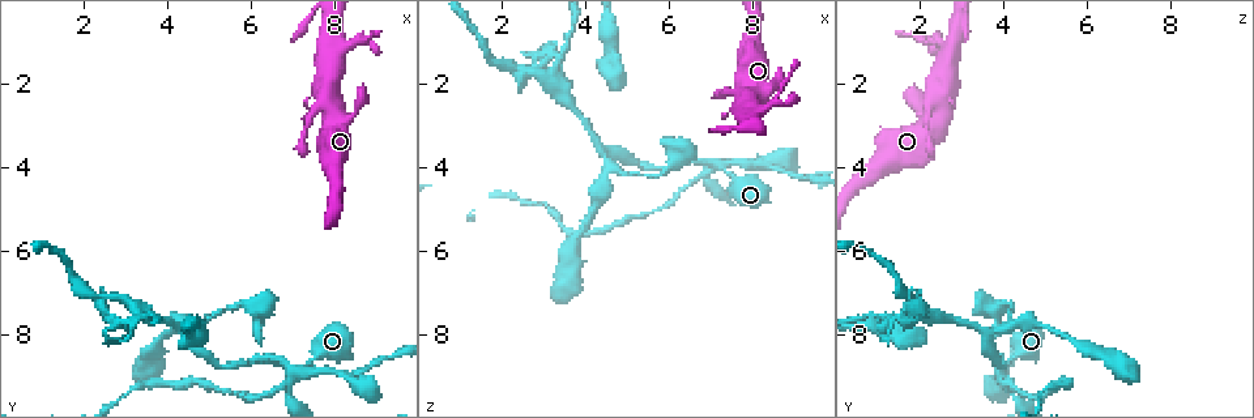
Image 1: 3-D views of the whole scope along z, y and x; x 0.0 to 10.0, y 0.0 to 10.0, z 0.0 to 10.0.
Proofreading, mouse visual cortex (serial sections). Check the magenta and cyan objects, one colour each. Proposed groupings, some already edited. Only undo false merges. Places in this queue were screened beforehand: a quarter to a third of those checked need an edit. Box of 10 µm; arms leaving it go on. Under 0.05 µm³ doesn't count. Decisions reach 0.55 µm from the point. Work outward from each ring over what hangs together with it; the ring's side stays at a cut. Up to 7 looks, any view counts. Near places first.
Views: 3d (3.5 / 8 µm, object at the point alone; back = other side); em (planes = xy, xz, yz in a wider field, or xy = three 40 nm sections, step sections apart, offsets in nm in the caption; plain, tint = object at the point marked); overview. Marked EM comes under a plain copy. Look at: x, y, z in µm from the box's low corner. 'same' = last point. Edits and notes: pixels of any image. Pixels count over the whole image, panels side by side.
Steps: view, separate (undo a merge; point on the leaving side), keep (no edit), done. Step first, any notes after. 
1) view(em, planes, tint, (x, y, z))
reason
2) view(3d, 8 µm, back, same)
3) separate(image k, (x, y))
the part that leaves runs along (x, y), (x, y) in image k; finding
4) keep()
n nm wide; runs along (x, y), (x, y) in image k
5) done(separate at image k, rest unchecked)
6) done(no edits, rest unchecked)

view(3d, 3.5 µm, (7.15, 8.90, 4.00))
looks like a crossing

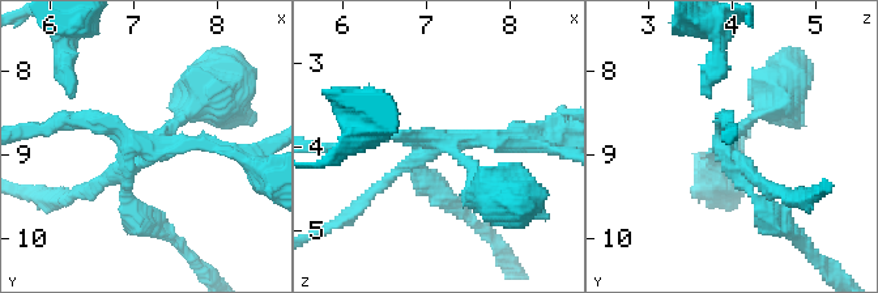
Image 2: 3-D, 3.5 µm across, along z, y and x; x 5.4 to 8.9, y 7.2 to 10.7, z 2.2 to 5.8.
view(em, xy, step 3, tint, (7.20, 8.85, 3.90))
need the tissue

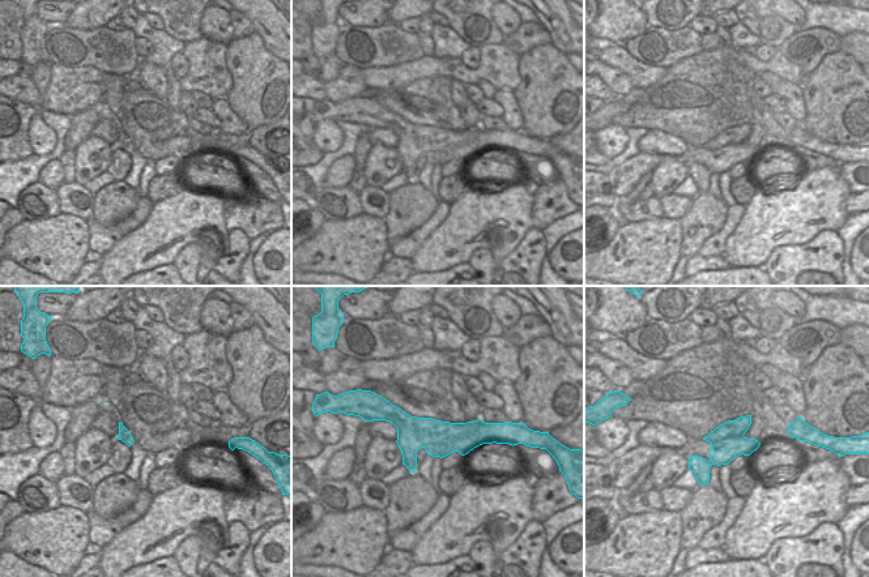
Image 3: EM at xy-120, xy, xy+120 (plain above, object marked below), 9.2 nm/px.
separate(image 2, (224, 149))
the part that leaves runs along (433, 151), (400, 168), (349, 219) in image 2; a second cell is stuck on

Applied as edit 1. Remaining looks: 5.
view(3d, 3.5 µm, (4.45, 7.95, 3.65))
four arms meet

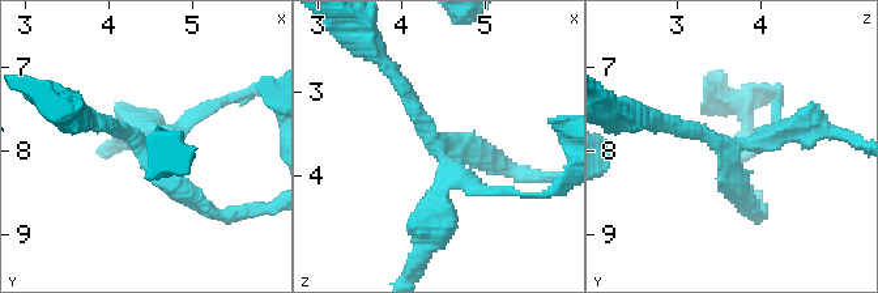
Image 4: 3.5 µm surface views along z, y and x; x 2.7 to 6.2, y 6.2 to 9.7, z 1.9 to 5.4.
view(em, xy, step 2, tint, (4.45, 8.00, 3.65))
shape alone is not enough

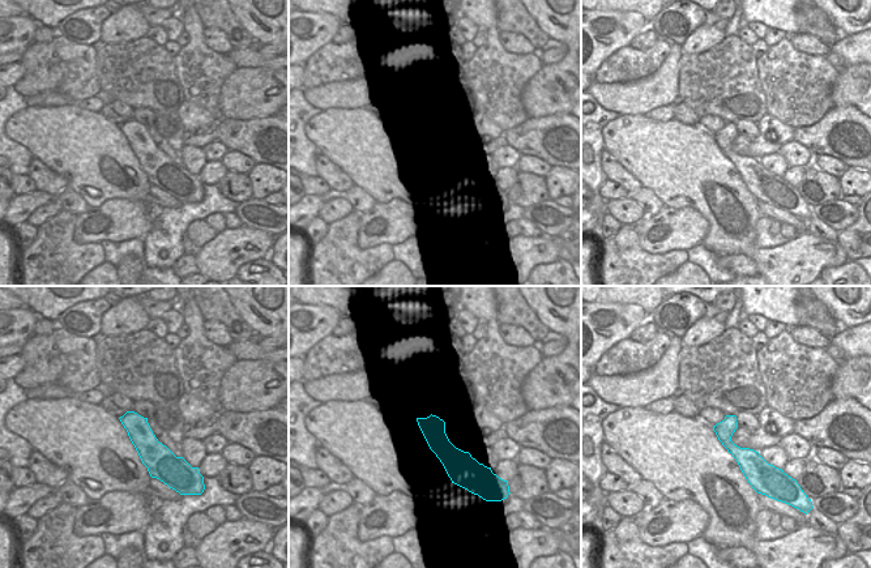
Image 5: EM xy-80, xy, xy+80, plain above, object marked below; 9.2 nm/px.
keep()
arms of 200, 200, 250, 250 nm; runs along (729, 418), (728, 443), (755, 481) in image 5; one cell here

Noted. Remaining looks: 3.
view(3d, 3.5 µm, (3.40, 7.55, 1.30))
calibre changes

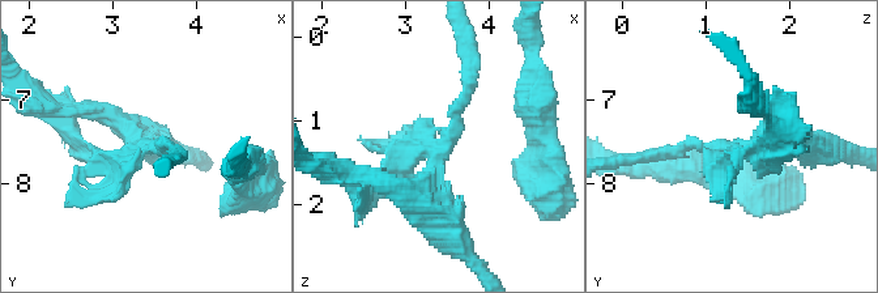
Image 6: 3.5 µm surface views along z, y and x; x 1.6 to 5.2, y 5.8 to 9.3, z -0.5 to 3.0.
view(em, xy, step 3, tint, (3.50, 7.60, 1.25))

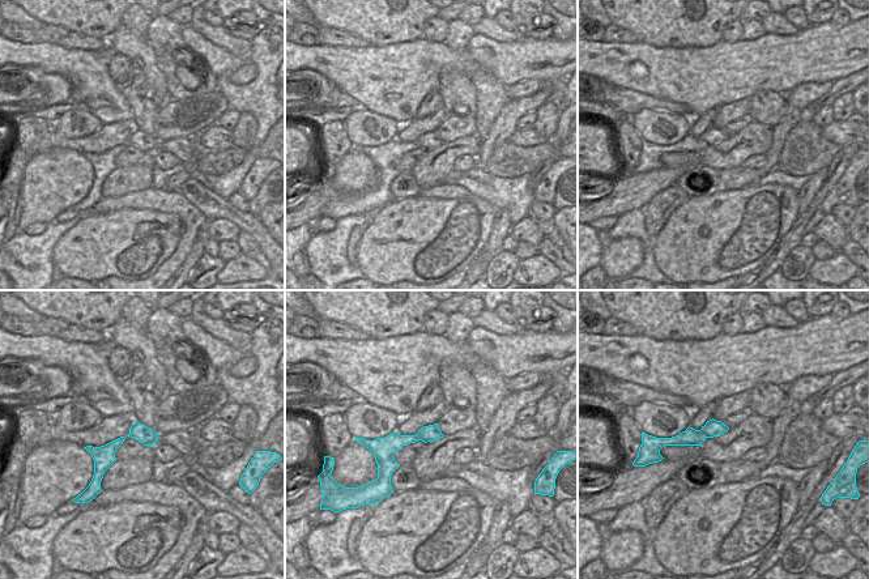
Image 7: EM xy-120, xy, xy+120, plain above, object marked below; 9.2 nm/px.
separate(image 6, (114, 186))
two cells meet here

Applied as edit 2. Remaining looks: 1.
done(separate at image 2, separate at image 6, rest unchecked)

